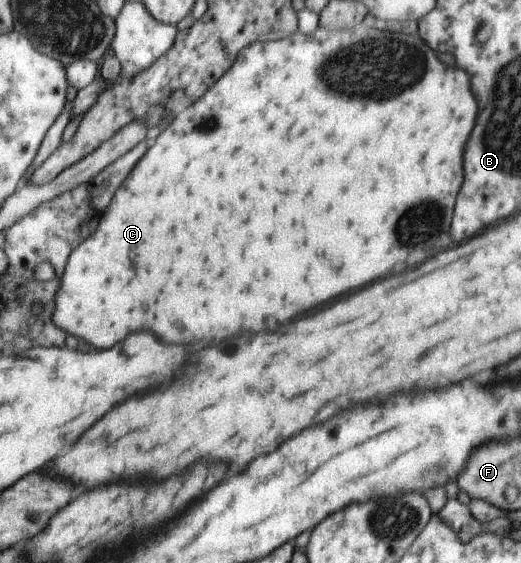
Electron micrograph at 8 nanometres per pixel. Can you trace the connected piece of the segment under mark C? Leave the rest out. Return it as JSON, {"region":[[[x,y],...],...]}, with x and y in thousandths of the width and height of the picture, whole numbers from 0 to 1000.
{"region":[[[701,41],[689,43],[679,50],[637,55],[635,64],[628,71],[608,71],[605,64],[585,62],[580,59],[564,59],[559,66],[549,66],[532,73],[491,73],[489,76],[470,82],[455,99],[451,112],[443,123],[417,142],[401,156],[395,167],[390,167],[378,179],[363,181],[361,192],[351,199],[344,199],[332,217],[307,234],[305,242],[288,252],[282,270],[274,281],[259,291],[259,298],[248,306],[248,313],[236,320],[236,327],[228,330],[228,337],[217,346],[217,355],[209,362],[209,369],[192,377],[190,401],[179,410],[175,419],[169,419],[129,460],[121,490],[117,490],[117,504],[113,515],[106,522],[106,547],[102,552],[102,575],[117,586],[125,586],[127,593],[159,600],[163,607],[171,607],[175,615],[182,615],[186,622],[205,622],[213,615],[221,615],[225,607],[240,604],[251,590],[271,590],[271,586],[286,586],[294,590],[294,597],[301,597],[309,607],[317,611],[370,611],[378,607],[378,615],[386,615],[386,607],[401,607],[401,600],[424,600],[424,593],[463,593],[466,590],[516,590],[516,586],[532,586],[539,575],[608,547],[616,536],[651,526],[651,522],[666,522],[674,515],[689,515],[727,494],[739,494],[754,483],[754,476],[762,469],[777,469],[785,458],[785,433],[827,433],[827,458],[831,451],[839,451],[839,430],[846,423],[846,416],[862,412],[862,398],[866,398],[866,380],[871,375],[881,336],[891,321],[891,277],[889,259],[912,224],[912,206],[916,206],[916,185],[908,181],[908,167],[900,160],[900,135],[889,131],[889,124],[877,121],[862,121],[854,114],[846,114],[839,107],[837,92],[802,62],[754,60],[754,57],[731,57],[720,50],[710,50]]]}

